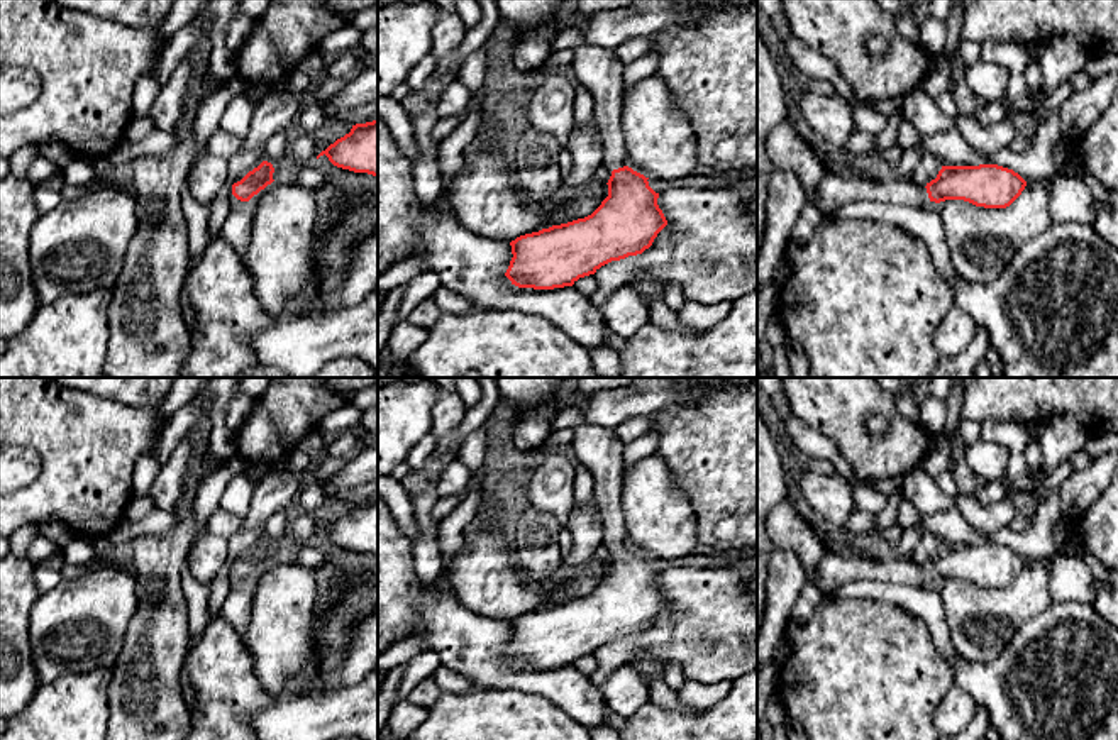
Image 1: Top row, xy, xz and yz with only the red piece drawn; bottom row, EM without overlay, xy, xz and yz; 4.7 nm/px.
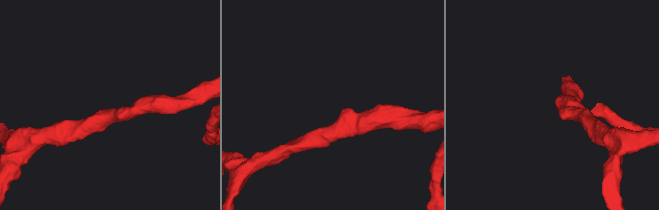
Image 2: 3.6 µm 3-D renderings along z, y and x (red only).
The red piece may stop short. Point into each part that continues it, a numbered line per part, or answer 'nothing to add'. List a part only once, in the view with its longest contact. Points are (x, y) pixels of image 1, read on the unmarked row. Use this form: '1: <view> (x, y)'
1: xz (597, 447)

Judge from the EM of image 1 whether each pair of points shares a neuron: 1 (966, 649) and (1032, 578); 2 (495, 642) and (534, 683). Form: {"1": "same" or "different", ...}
{"1": "same", "2": "same"}

